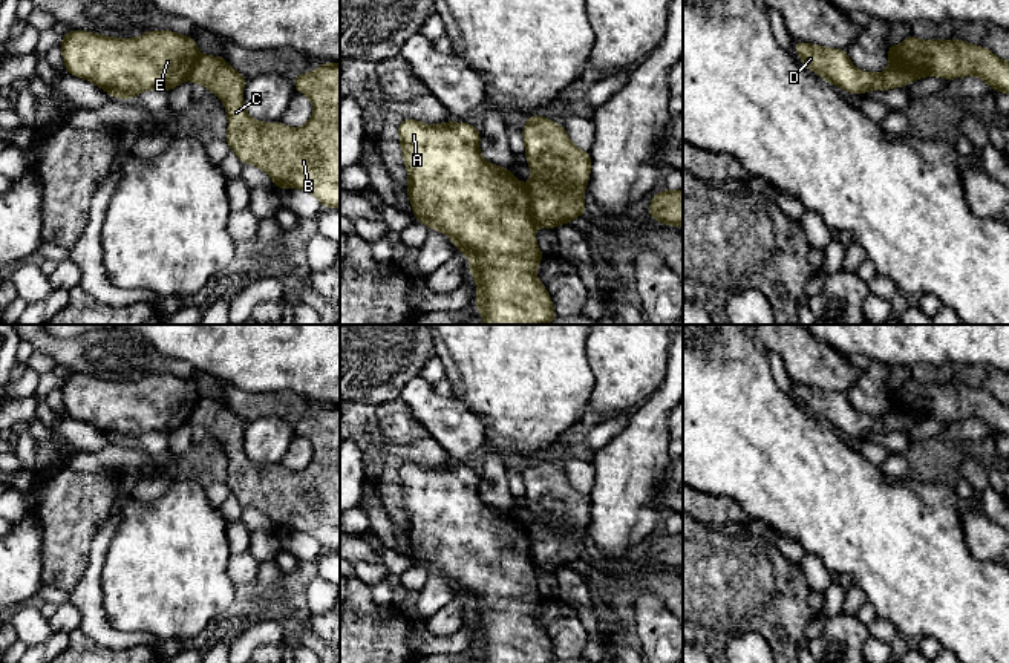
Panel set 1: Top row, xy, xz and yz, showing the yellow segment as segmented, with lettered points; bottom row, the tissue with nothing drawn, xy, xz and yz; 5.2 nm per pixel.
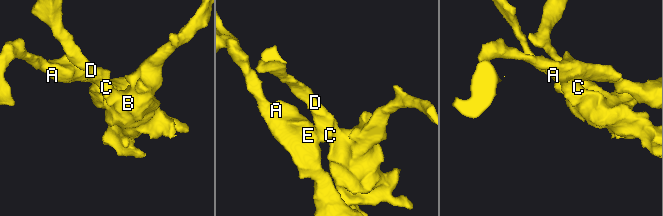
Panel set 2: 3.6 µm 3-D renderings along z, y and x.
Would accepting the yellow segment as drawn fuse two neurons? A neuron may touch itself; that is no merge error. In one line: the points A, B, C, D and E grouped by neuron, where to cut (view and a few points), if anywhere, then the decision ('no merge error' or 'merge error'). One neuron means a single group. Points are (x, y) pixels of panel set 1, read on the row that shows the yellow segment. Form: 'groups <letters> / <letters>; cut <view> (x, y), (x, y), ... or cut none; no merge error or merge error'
groups A E / B C D; cut xz (527, 186), (532, 216), (538, 224); merge error

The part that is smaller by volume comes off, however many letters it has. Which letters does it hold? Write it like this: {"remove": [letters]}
{"remove": ["B", "C", "D"]}

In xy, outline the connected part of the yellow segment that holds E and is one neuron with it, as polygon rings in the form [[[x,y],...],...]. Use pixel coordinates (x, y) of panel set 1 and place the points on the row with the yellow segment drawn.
[[[69,31],[60,43],[67,73],[129,100],[149,89],[171,90],[188,80],[199,51],[193,37],[149,31],[138,38]]]

